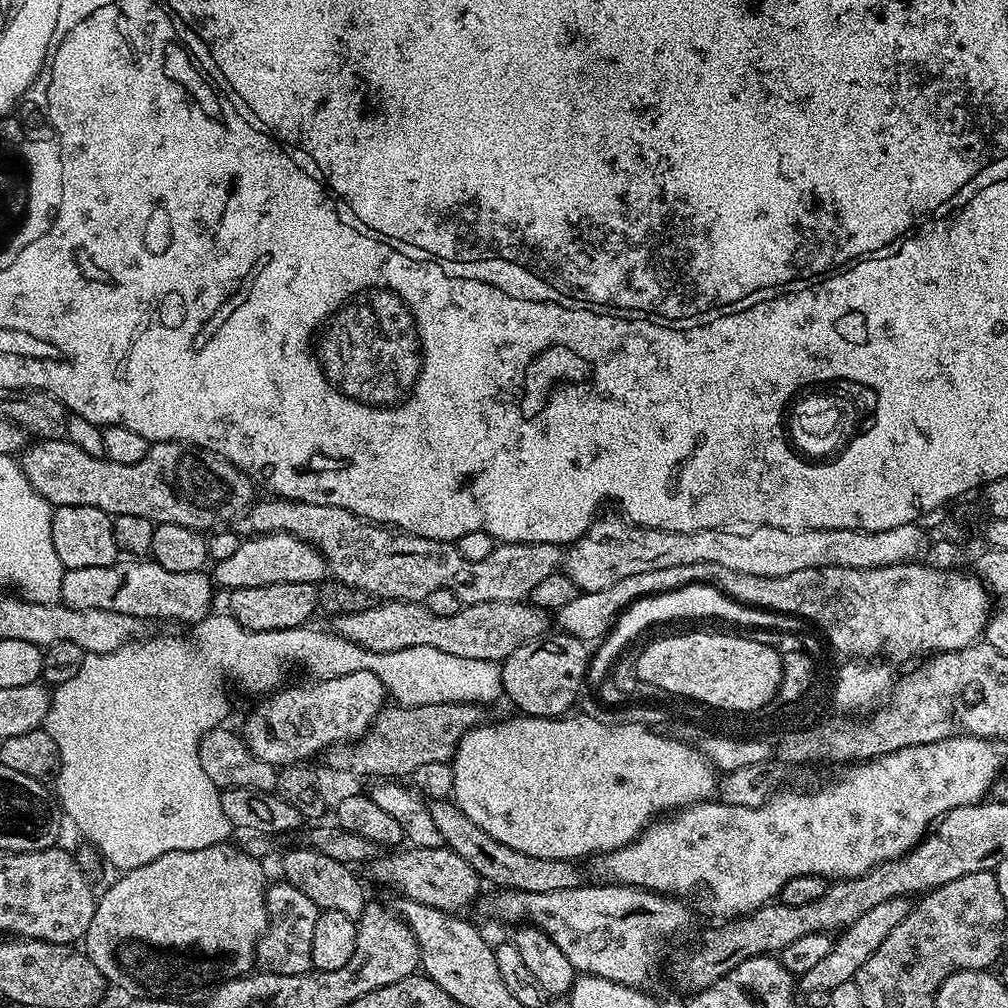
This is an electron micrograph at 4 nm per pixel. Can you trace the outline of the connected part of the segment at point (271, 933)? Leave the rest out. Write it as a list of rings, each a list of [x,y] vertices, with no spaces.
[[[277,879],[277,884],[269,883],[266,888],[266,910],[268,925],[256,947],[256,964],[263,971],[274,974],[302,974],[313,971],[310,945],[314,939],[314,922],[318,922],[321,909],[317,908],[298,886],[287,880]]]

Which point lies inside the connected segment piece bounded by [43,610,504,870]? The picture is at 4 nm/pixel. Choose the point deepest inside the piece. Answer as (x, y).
(130, 778)

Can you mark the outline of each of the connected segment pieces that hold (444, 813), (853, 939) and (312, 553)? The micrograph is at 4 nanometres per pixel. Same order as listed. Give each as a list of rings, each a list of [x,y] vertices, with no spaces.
[[[429,799],[427,801],[430,818],[434,818],[434,826],[438,830],[441,841],[454,850],[461,858],[466,858],[470,866],[479,874],[485,885],[497,884],[495,887],[509,892],[529,892],[530,894],[551,894],[554,890],[570,890],[582,882],[580,864],[574,860],[558,858],[534,858],[534,854],[522,854],[522,850],[514,850],[514,846],[506,846],[506,842],[498,842],[498,838],[490,838],[478,822],[466,818],[455,800]]]
[[[895,896],[886,902],[878,902],[878,906],[873,906],[867,914],[862,914],[858,922],[843,929],[833,939],[830,954],[826,954],[822,962],[818,962],[812,969],[806,970],[804,976],[799,977],[799,991],[804,994],[814,990],[829,992],[835,990],[837,986],[842,986],[842,982],[855,980],[858,970],[862,970],[864,963],[870,959],[870,954],[874,954],[874,950],[882,946],[886,934],[890,934],[890,930],[894,930],[894,926],[898,926],[898,922],[902,922],[902,918],[906,918],[906,914],[910,914],[913,907],[913,901],[906,896]]]
[[[271,532],[241,539],[238,551],[231,558],[215,561],[213,568],[216,569],[211,569],[210,575],[224,590],[275,584],[319,585],[329,575],[323,554],[313,544],[285,532]]]

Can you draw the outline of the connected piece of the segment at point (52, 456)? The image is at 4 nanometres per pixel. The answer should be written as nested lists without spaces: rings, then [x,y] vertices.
[[[66,438],[40,440],[29,443],[24,451],[19,453],[18,463],[26,474],[30,486],[34,486],[34,490],[38,490],[38,494],[42,494],[42,498],[46,498],[49,504],[56,508],[94,506],[113,518],[122,514],[138,514],[138,518],[146,518],[155,525],[173,524],[207,533],[209,530],[219,529],[221,525],[231,525],[254,503],[254,495],[252,496],[254,481],[242,470],[238,470],[238,466],[234,466],[216,452],[178,440],[162,440],[153,443],[149,447],[146,458],[142,458],[142,462],[133,464],[119,464],[98,456],[91,456],[86,454],[86,450],[78,450],[78,446],[74,446]]]

